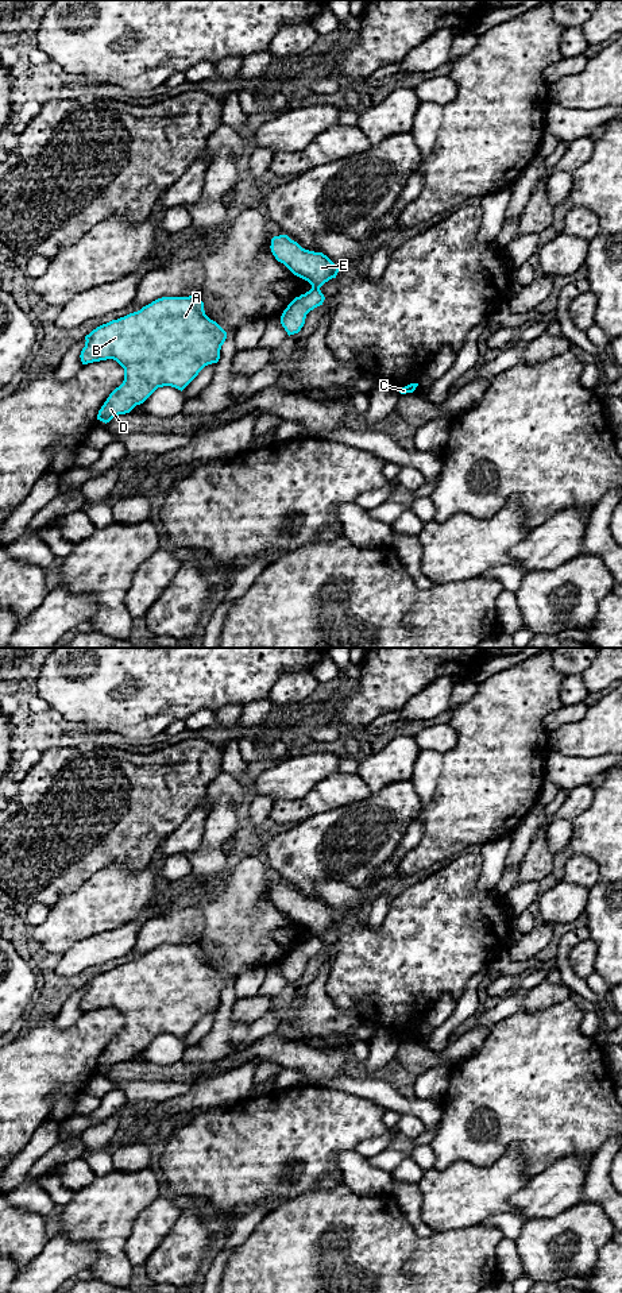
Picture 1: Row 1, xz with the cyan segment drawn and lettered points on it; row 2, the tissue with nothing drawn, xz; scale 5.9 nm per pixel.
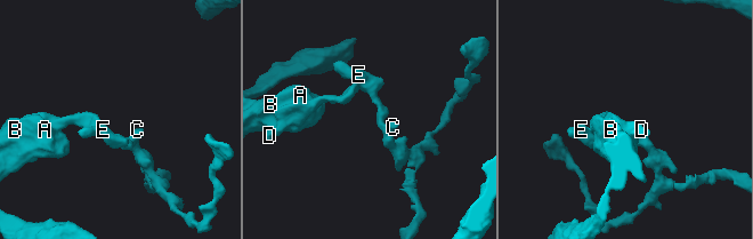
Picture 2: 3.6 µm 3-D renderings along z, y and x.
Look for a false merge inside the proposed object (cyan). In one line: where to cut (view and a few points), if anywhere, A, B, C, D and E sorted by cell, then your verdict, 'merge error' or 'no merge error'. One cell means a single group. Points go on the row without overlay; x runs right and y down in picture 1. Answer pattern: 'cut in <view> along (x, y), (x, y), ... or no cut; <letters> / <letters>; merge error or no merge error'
cut in xz along (312, 934), (319, 937); A B D / C E; merge error

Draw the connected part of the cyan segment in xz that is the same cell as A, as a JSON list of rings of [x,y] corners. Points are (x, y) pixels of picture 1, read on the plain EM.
[[[198,943],[162,945],[117,968],[93,977],[85,984],[81,999],[82,1012],[113,1007],[124,1016],[124,1028],[116,1035],[101,1057],[97,1068],[109,1070],[119,1062],[130,1061],[143,1051],[158,1035],[183,1038],[208,1012],[217,1011],[227,980],[204,958]]]

